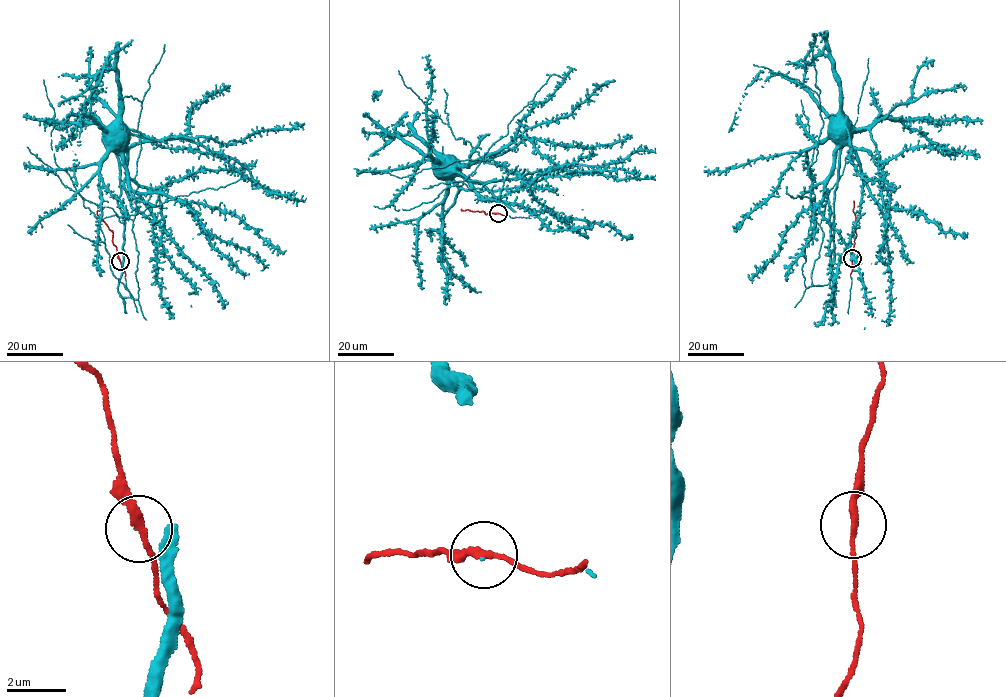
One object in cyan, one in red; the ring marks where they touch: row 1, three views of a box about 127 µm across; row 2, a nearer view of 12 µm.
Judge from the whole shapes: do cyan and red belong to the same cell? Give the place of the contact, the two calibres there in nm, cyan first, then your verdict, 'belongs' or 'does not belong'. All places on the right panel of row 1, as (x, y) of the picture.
place (852, 258); calibres 30 and 240 nm; belongs

